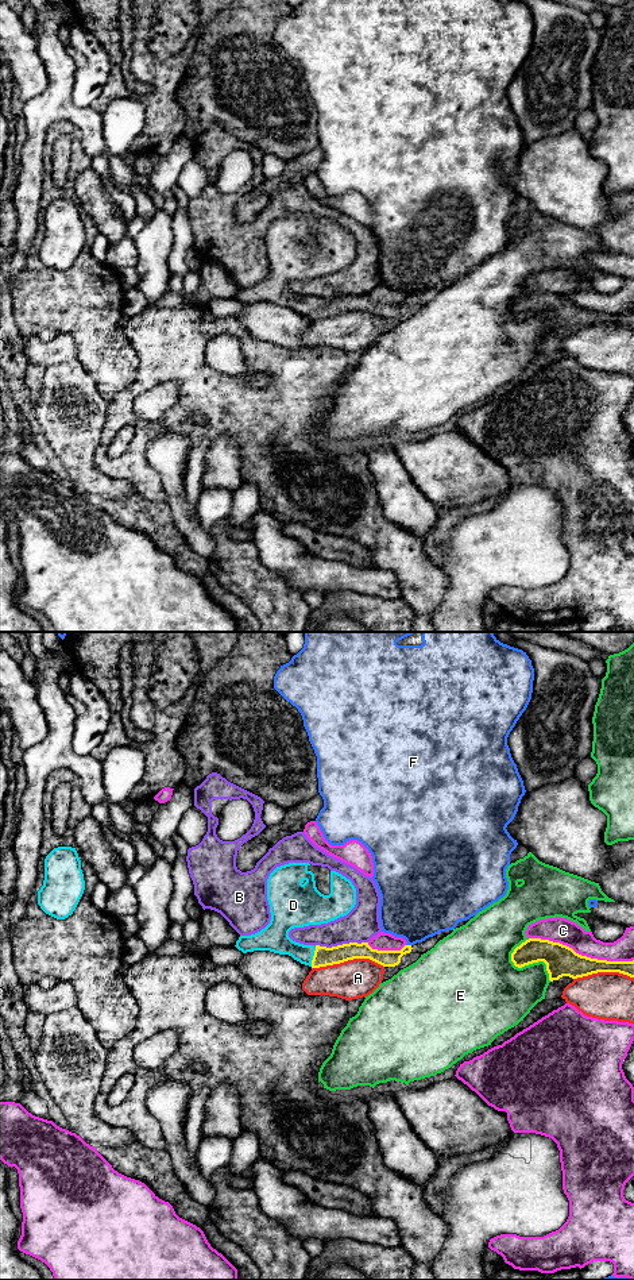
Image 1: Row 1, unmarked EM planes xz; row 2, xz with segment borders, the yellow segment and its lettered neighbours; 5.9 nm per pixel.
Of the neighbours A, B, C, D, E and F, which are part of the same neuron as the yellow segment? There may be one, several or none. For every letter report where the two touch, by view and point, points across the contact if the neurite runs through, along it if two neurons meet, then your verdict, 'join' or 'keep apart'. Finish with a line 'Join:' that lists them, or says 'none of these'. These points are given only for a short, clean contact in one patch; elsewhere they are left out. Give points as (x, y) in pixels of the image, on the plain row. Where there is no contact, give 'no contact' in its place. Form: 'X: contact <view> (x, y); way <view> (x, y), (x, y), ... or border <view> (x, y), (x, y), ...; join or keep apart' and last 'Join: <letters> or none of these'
A: contact xz (347, 312); keep apart
B: contact xz (340, 297); keep apart
C: contact xz (580, 307); keep apart
D: contact xz (313, 308); way xz (324, 308), (313, 308), (283, 297), (275, 290); join
E: contact xz (530, 315); keep apart
F: contact xz (409, 297); keep apart
Join: D

